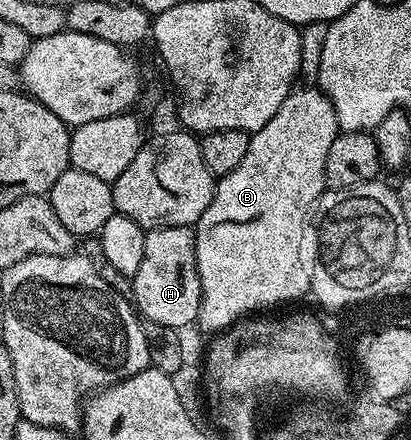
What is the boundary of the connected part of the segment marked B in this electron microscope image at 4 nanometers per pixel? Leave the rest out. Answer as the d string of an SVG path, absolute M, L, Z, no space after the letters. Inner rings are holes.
M319 88L313 90L293 89L292 93L286 96L286 100L282 100L282 108L278 108L278 112L274 112L274 116L270 116L270 120L266 120L266 124L261 130L255 131L250 137L250 148L246 148L246 157L239 162L238 168L234 168L234 172L223 175L215 183L212 191L212 199L206 208L206 212L202 212L202 216L194 223L194 233L196 235L196 267L198 268L198 276L200 277L200 316L198 326L204 330L212 330L211 332L219 332L226 330L234 323L239 322L249 316L259 315L261 312L268 312L271 306L280 306L283 302L296 302L303 299L300 290L305 290L308 284L308 266L306 258L300 255L300 249L304 246L304 234L306 238L306 223L309 221L312 207L316 205L320 195L326 189L324 181L324 173L326 172L326 152L330 152L330 144L334 144L338 133L336 125L336 113L332 107L332 102L324 91Z

